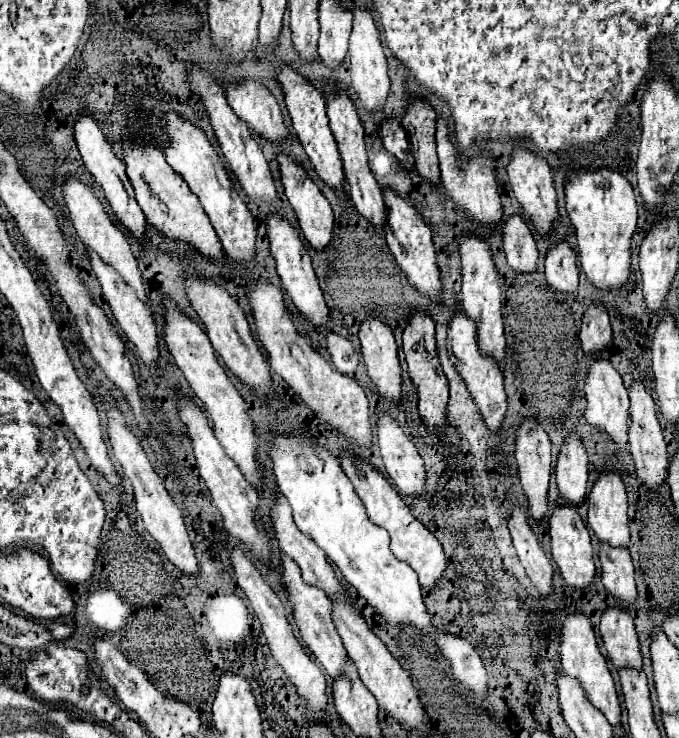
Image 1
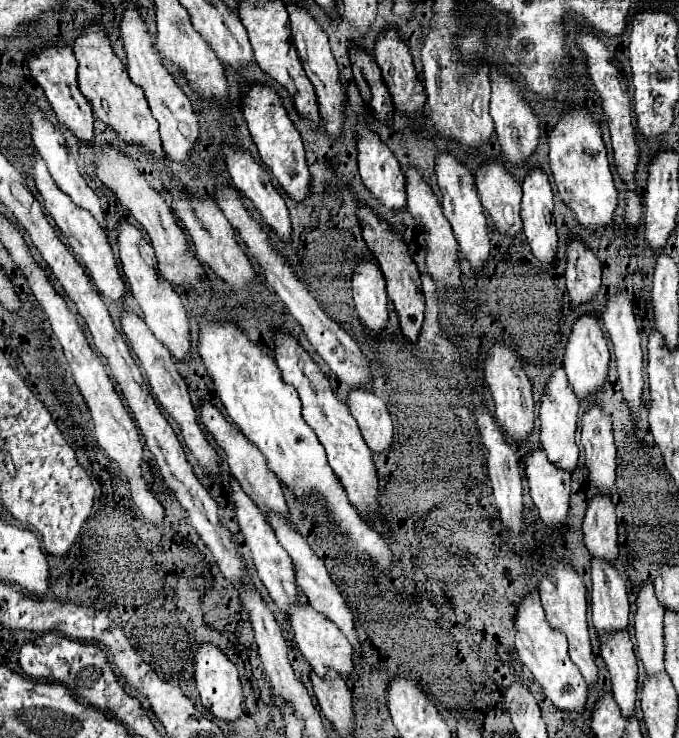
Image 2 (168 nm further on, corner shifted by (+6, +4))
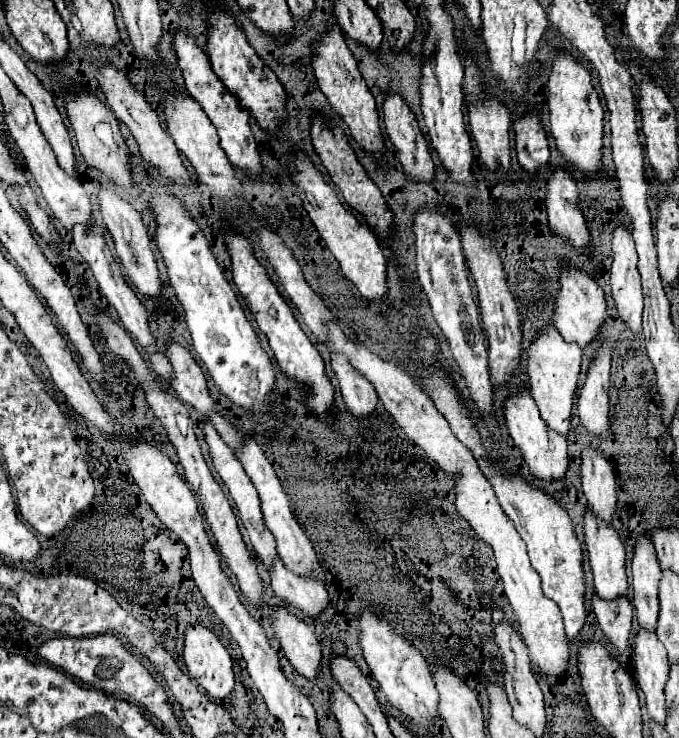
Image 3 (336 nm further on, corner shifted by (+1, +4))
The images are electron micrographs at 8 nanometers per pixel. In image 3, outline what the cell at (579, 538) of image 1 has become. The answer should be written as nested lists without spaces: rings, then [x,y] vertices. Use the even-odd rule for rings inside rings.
[[[529,390],[513,392],[507,402],[503,404],[505,408],[505,418],[507,418],[507,428],[513,438],[513,442],[519,446],[525,464],[529,466],[531,474],[541,480],[541,482],[557,482],[561,480],[567,470],[569,470],[569,456],[567,456],[567,440],[559,436],[557,432],[549,432],[547,424],[541,420],[539,410],[529,396]]]

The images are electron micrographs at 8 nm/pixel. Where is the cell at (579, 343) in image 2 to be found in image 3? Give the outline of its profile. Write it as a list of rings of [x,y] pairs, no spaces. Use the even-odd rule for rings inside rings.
[[[565,268],[561,276],[561,290],[557,294],[557,310],[555,310],[555,328],[567,342],[577,344],[579,348],[589,348],[589,344],[599,336],[599,328],[607,318],[607,300],[601,286],[591,280],[587,274]]]

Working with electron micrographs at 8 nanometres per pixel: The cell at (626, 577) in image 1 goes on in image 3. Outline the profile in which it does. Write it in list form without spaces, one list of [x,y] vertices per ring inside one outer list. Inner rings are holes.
[[[585,448],[581,454],[581,482],[587,498],[587,508],[595,518],[613,522],[617,494],[615,494],[615,470],[607,462],[599,448]]]

